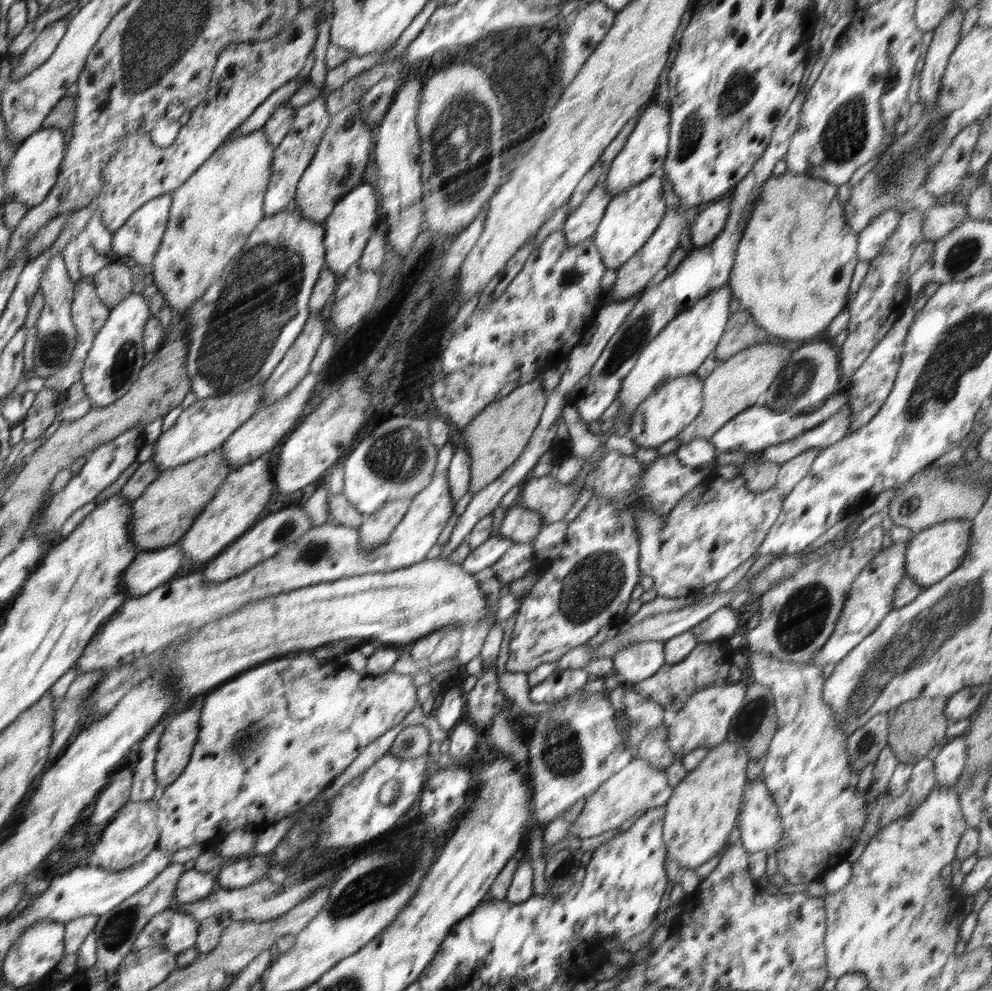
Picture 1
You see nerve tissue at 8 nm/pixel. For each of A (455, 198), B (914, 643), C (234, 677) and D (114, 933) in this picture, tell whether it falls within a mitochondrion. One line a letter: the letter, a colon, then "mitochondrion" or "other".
A: mitochondrion
B: mitochondrion
C: other
D: mitochondrion

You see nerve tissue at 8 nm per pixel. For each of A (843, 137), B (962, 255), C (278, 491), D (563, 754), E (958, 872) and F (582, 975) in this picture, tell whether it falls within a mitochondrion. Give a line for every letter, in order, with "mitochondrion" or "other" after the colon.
A: mitochondrion
B: mitochondrion
C: other
D: mitochondrion
E: other
F: other

